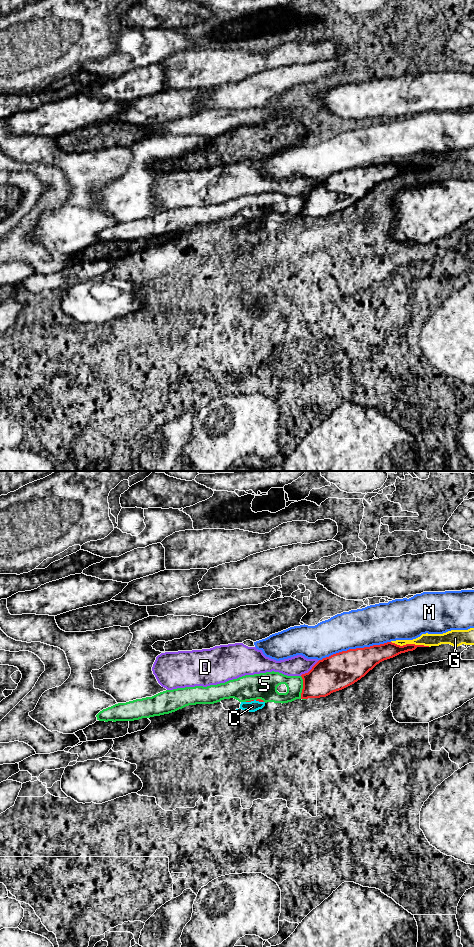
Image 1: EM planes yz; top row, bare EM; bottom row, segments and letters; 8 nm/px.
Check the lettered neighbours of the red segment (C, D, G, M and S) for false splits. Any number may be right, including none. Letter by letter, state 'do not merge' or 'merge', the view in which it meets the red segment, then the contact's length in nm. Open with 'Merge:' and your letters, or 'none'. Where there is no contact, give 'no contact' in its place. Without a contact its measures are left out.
Merge: none
C: do not merge; meets red in yz; contact 140 nm long
D: do not merge; meets red in yz; contact 200 nm long
G: do not merge; meets red in yz; contact 320 nm long
M: do not merge; meets red in yz; contact 600 nm long
S: do not merge; meets red in yz; contact 200 nm long

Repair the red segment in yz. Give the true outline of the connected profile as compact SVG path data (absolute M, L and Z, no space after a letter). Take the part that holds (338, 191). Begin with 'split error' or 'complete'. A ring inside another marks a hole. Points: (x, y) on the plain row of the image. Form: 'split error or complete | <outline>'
complete | M387 162L384 164L373 165L370 167L349 169L347 171L342 171L342 172L333 174L329 177L323 178L322 180L319 180L308 193L301 195L303 199L303 209L301 213L301 219L326 217L333 212L342 210L354 204L358 200L360 200L380 182L393 178L401 173L413 171L417 167L429 167L429 166L415 165L415 164L406 164L406 165L400 166L392 162Z

